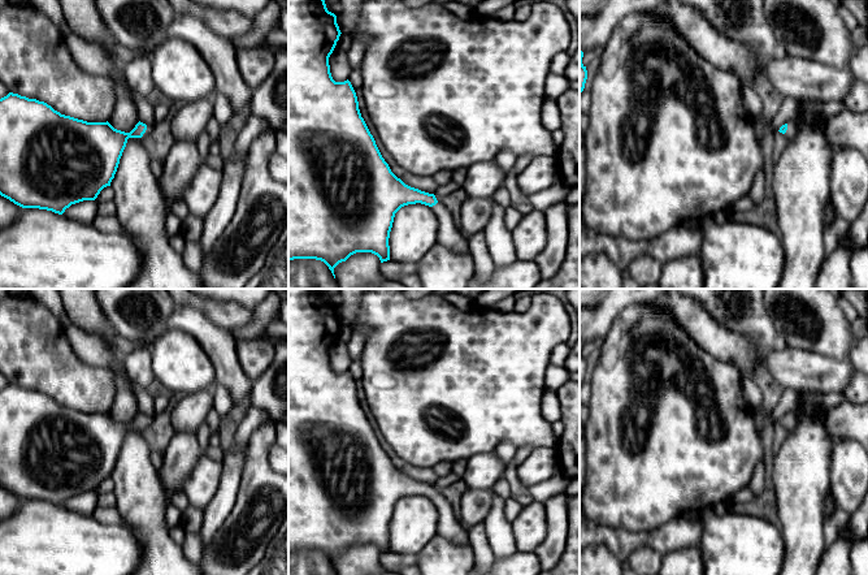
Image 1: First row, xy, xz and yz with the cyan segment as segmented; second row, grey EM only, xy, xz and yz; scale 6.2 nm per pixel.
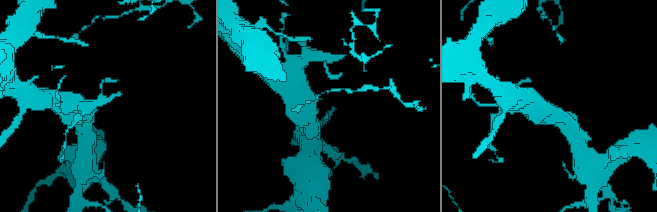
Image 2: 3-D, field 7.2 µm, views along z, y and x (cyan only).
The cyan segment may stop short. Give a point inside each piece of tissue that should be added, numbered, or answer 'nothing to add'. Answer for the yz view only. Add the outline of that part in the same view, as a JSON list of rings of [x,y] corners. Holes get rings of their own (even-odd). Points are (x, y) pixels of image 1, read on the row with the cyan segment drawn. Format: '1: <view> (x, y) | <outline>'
1: yz (793, 125) | [[[793,118],[787,122],[787,130],[785,133],[785,137],[787,139],[793,139],[797,135],[798,130],[802,129],[802,126],[806,122],[811,124],[811,125],[819,127],[819,129],[826,129],[828,127],[828,120],[815,121],[815,120],[810,118],[807,121],[799,121],[797,118]]]

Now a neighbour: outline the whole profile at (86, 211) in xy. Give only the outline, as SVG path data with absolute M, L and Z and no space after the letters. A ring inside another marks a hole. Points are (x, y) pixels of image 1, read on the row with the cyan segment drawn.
M83 200L71 204L64 215L83 224L92 224L97 216L97 200Z

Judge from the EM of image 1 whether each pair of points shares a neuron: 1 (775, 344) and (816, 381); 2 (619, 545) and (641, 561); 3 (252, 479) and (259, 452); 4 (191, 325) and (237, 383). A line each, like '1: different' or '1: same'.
1: different
2: different
3: same
4: same

